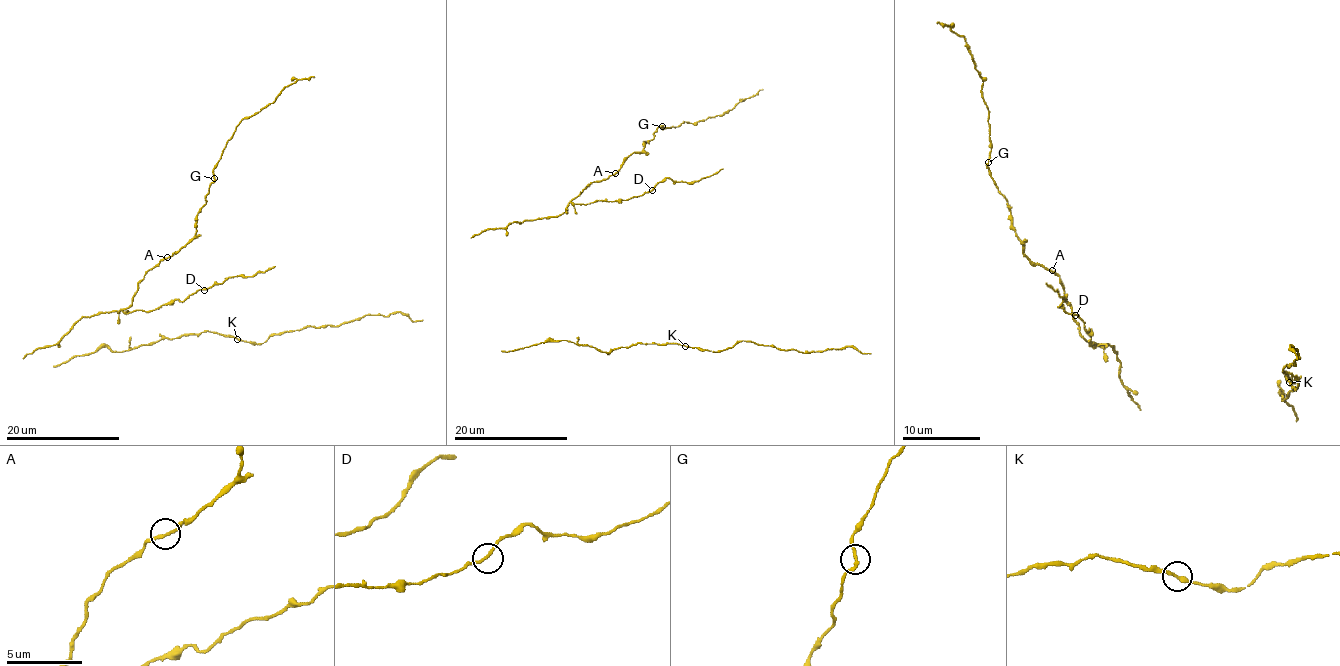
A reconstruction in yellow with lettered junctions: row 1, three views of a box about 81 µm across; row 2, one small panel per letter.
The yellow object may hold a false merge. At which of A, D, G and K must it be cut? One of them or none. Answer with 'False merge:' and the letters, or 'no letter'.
False merge: no letter

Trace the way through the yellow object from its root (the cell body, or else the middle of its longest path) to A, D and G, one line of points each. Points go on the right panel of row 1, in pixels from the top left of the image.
A: (1138, 392), (1122, 384), (1115, 351), (1109, 345), (1091, 345), (1079, 333), (1062, 280), (1052, 270)
D: (1138, 392), (1122, 384), (1117, 353), (1109, 345), (1093, 347), (1089, 329), (1075, 315)
G: (1138, 392), (1122, 384), (1115, 351), (1109, 345), (1091, 345), (1079, 333), (1062, 280), (1025, 253), (987, 163)

